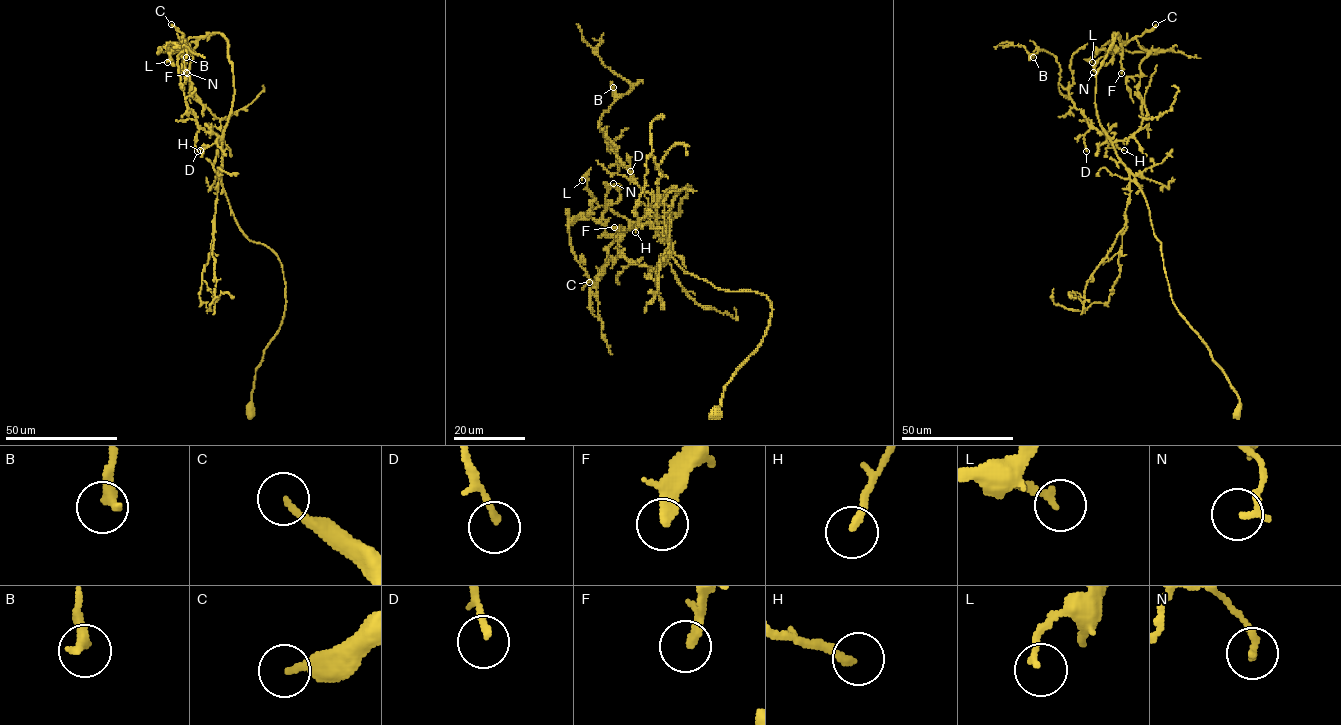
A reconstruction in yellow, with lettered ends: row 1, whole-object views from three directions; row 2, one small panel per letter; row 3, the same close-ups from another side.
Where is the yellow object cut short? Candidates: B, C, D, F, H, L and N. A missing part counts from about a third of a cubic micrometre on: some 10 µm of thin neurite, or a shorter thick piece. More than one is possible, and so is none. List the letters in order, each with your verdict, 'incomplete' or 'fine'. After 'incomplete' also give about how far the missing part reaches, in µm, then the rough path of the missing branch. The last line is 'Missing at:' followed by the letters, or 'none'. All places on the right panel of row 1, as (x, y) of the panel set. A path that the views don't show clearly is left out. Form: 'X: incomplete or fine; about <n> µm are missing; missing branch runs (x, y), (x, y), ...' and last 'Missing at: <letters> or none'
B: fine
C: fine
D: fine
F: fine
H: fine
L: fine
N: fine
Missing at: none

